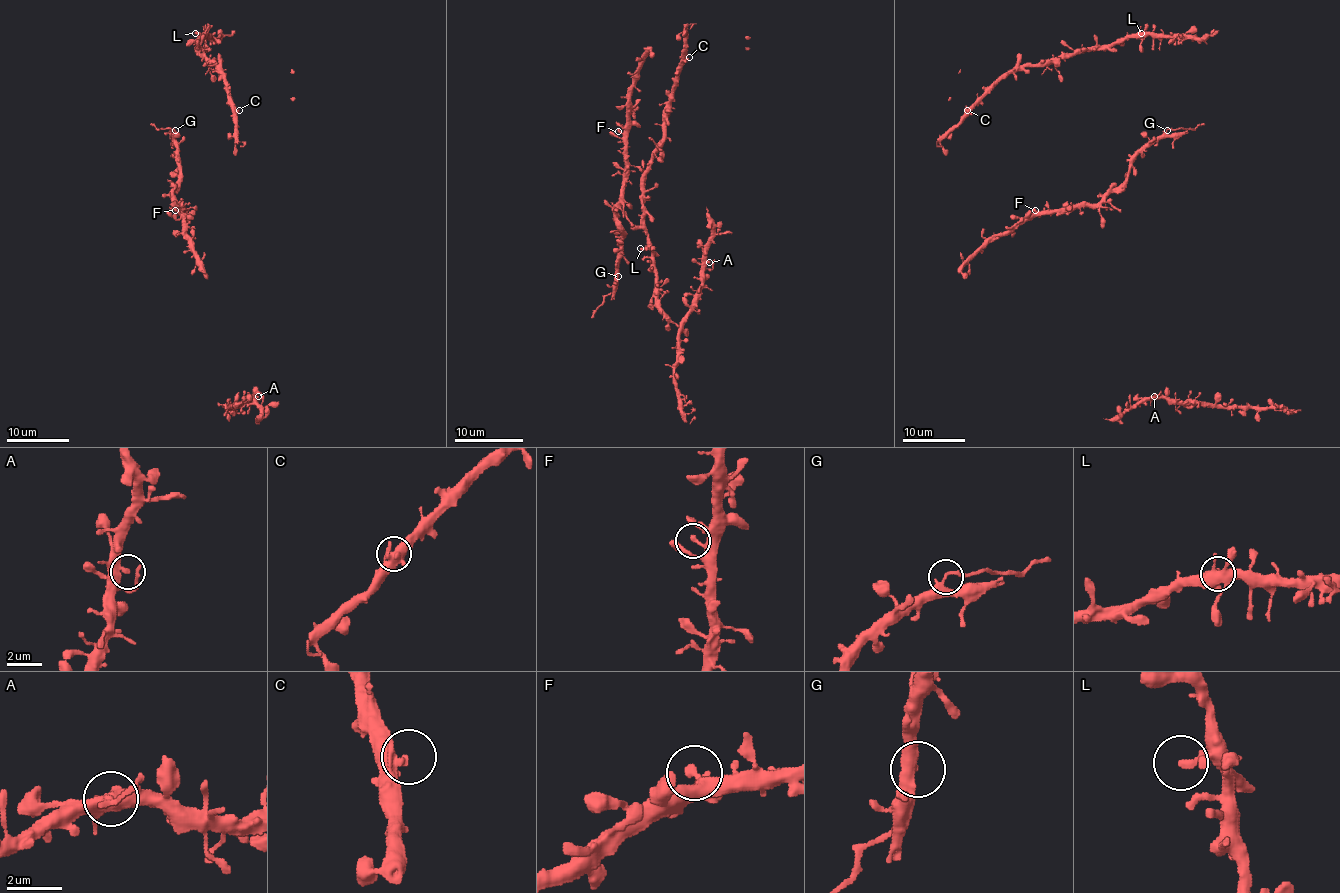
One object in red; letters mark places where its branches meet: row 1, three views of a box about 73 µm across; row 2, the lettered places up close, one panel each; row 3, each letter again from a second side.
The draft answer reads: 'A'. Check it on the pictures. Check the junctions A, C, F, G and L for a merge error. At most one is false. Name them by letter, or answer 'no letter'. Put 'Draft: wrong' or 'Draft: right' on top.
Draft: wrong
G

